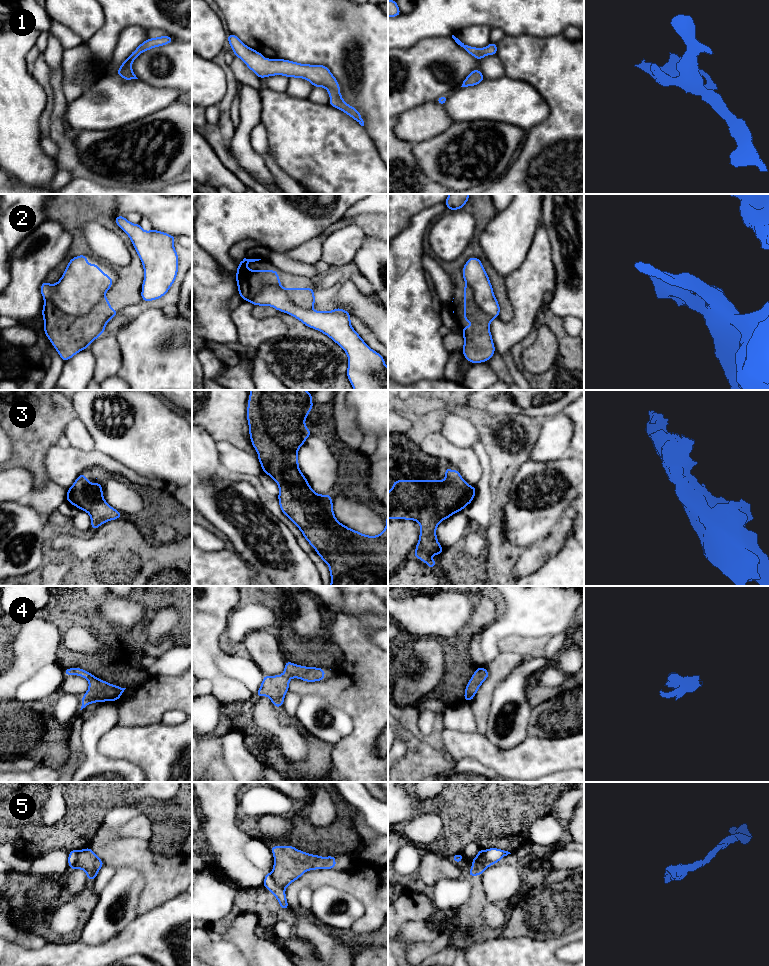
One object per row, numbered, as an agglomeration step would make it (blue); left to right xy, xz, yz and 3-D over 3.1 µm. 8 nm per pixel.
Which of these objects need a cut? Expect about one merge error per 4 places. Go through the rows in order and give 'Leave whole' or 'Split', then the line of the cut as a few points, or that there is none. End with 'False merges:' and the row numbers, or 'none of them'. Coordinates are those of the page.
1: Leave whole. No split
2: Split. Split along xz (248, 300), (266, 286), (276, 286), (297, 305), (310, 308)
3: Leave whole. No split
4: Leave whole. No split
5: Split. Split along xz (271, 873), (272, 879), (284, 889)
False merges: 2, 5

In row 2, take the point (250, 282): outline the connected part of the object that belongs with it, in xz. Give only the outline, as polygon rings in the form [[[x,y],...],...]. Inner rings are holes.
[[[244,258],[239,264],[236,271],[236,283],[238,293],[244,301],[254,298],[266,286],[275,286],[285,291],[289,298],[297,306],[309,309],[312,308],[317,300],[313,294],[313,288],[282,288],[281,281],[276,270],[249,270],[249,262],[259,261],[261,259]]]

